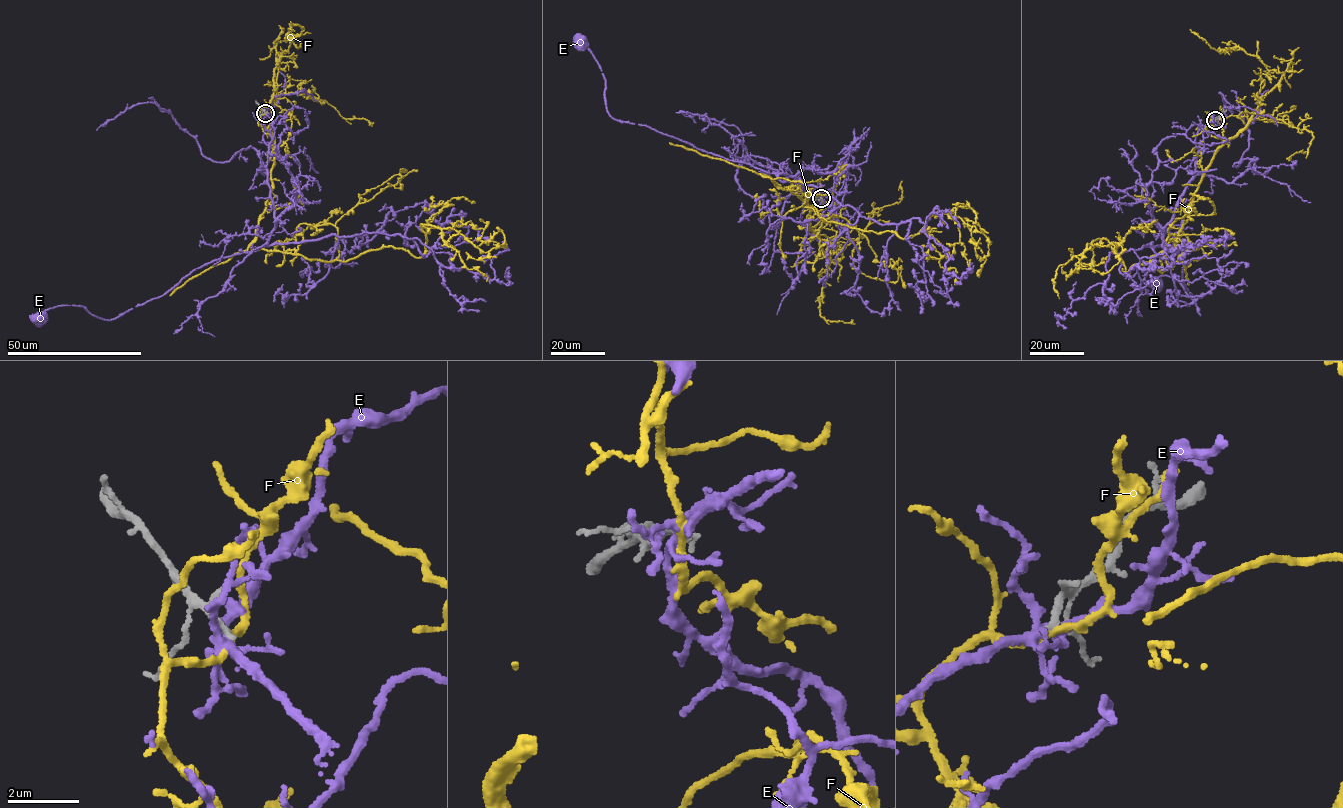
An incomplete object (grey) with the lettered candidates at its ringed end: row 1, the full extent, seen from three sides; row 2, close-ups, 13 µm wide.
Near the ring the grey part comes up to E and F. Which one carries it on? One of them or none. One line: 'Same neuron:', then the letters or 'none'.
Same neuron: none

